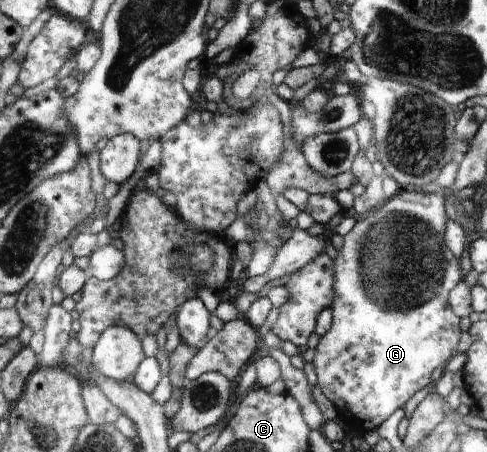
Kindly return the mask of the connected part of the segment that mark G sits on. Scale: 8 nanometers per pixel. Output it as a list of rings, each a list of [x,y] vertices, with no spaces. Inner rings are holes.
[[[405,189],[400,190],[393,198],[387,199],[385,205],[358,217],[355,226],[343,236],[343,247],[339,249],[337,259],[335,259],[334,306],[331,307],[333,321],[329,331],[319,339],[312,364],[317,375],[319,389],[333,403],[335,417],[349,429],[350,434],[354,432],[363,436],[368,431],[376,430],[389,415],[393,415],[397,409],[403,408],[413,393],[427,387],[431,383],[431,373],[437,367],[443,367],[453,357],[453,353],[457,349],[457,341],[461,337],[459,316],[451,311],[449,295],[461,281],[461,271],[459,271],[459,261],[455,259],[456,255],[447,247],[446,237],[443,237],[443,233],[446,233],[443,225],[447,225],[445,197],[443,195],[439,195],[437,190],[421,192],[415,189]]]

